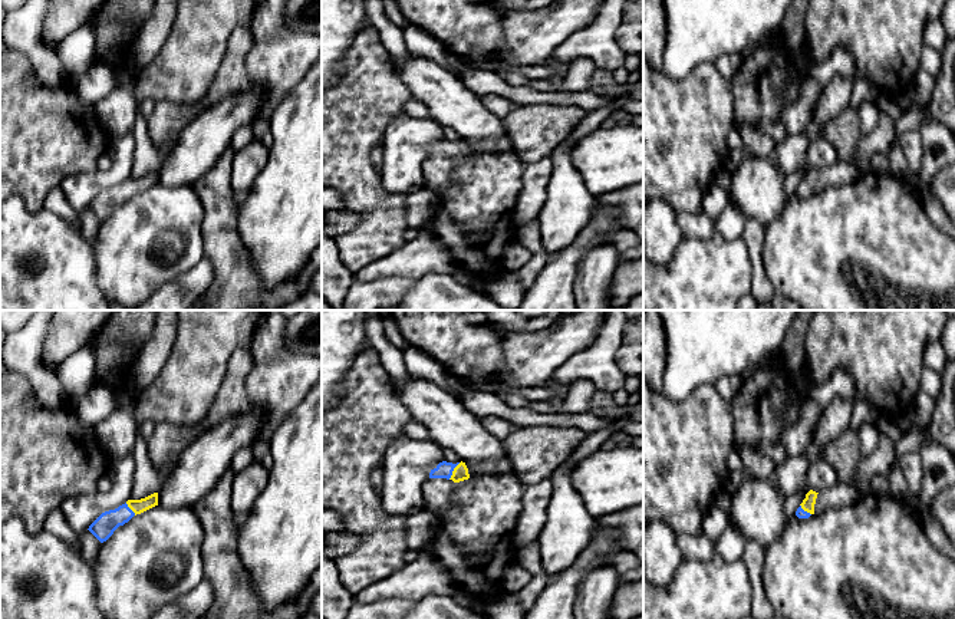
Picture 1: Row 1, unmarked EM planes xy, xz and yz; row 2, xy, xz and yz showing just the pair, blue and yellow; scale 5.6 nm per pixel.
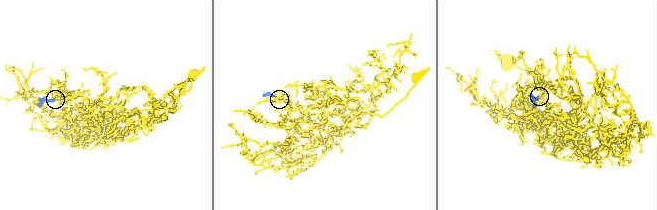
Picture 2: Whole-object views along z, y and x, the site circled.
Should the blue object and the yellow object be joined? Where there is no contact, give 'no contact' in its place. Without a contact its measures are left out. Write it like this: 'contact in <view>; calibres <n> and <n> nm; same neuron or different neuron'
contact in xz; calibres 100 and 90 nm; same neuron

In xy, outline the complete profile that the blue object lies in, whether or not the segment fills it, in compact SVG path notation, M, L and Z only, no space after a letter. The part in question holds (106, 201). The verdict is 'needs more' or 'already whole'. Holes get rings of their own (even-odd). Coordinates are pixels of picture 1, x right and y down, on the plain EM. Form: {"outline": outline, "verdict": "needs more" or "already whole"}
{"outline": "M158 171L141 178L128 178L115 188L102 191L90 204L89 210L101 220L106 220L113 210L128 201L134 194L158 184Z", "verdict": "needs more"}

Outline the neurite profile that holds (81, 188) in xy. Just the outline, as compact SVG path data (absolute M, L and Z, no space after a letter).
M132 134L112 141L109 154L112 167L108 171L83 171L67 175L60 187L67 201L85 210L105 190L115 188L131 177L135 141Z

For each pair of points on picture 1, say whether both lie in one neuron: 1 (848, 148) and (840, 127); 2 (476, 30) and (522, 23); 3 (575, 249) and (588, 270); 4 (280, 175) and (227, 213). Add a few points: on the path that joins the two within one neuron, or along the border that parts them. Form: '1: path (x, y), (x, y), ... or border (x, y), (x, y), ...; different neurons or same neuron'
1: path (845, 142), (843, 132); same neuron
2: border (504, 15), (506, 52), (499, 59); different neurons
3: border (609, 241), (593, 246), (583, 256), (573, 292); different neurons
4: border (239, 206), (239, 236), (241, 239); different neurons

